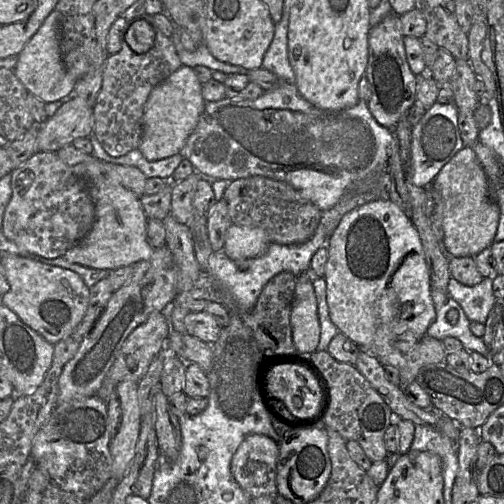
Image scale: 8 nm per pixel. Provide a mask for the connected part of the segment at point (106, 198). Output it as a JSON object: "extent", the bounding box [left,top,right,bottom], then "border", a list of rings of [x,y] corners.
{"extent":[56,145,153,270],"border":[[[67,145],[59,149],[56,154],[69,166],[80,163],[85,165],[85,172],[90,180],[90,194],[94,203],[95,220],[88,234],[75,246],[64,254],[64,259],[70,263],[80,264],[88,268],[115,270],[120,267],[133,265],[139,261],[147,260],[153,254],[153,248],[147,240],[147,216],[142,209],[139,197],[131,190],[125,188],[117,179],[111,178],[104,170],[104,163],[91,154]]]}

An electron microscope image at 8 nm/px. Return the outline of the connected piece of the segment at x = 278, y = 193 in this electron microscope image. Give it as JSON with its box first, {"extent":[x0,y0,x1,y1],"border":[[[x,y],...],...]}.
{"extent":[222,176,323,245],"border":[[[251,176],[230,181],[222,198],[227,202],[232,223],[261,227],[270,242],[282,245],[298,245],[311,239],[323,213],[290,184],[264,176]]]}

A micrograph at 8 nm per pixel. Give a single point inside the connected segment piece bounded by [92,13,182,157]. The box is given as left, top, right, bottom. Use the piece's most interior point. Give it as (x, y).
(128, 78)

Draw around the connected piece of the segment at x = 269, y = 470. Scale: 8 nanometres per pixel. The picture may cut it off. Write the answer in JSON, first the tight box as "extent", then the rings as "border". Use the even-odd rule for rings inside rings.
{"extent":[230,435,279,499],"border":[[[248,435],[234,453],[230,469],[234,480],[251,499],[277,494],[279,444],[265,435]]]}

